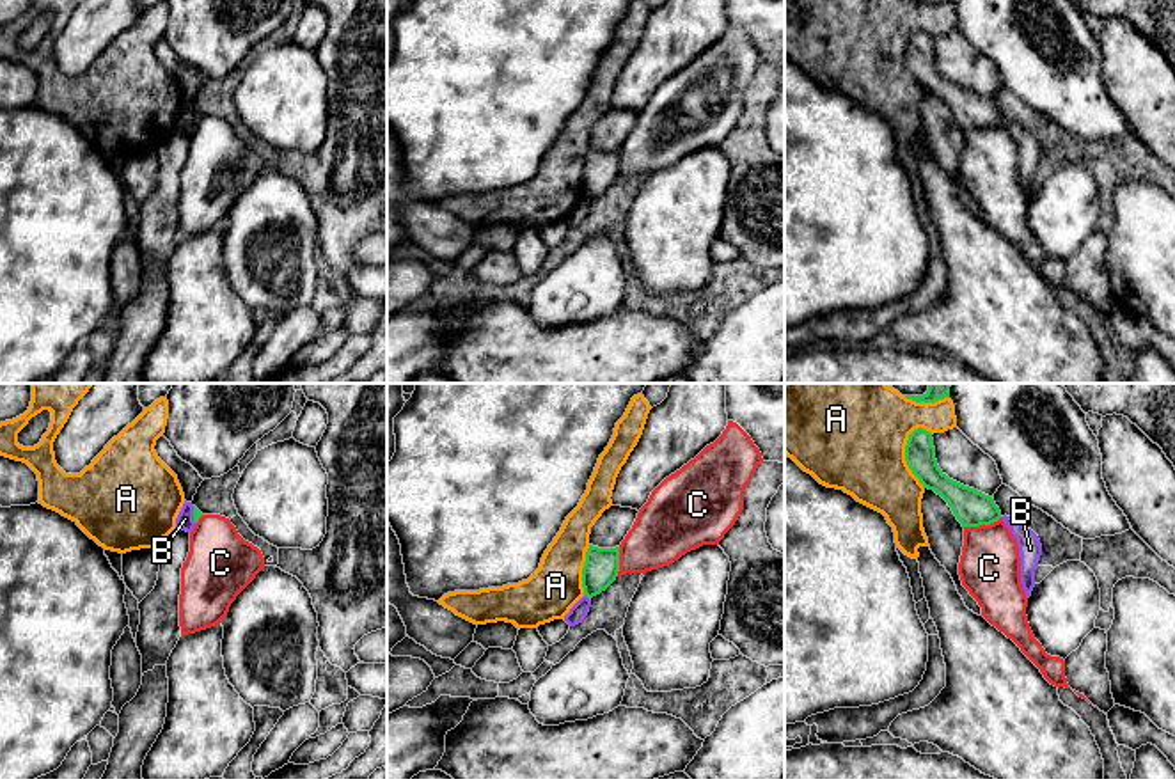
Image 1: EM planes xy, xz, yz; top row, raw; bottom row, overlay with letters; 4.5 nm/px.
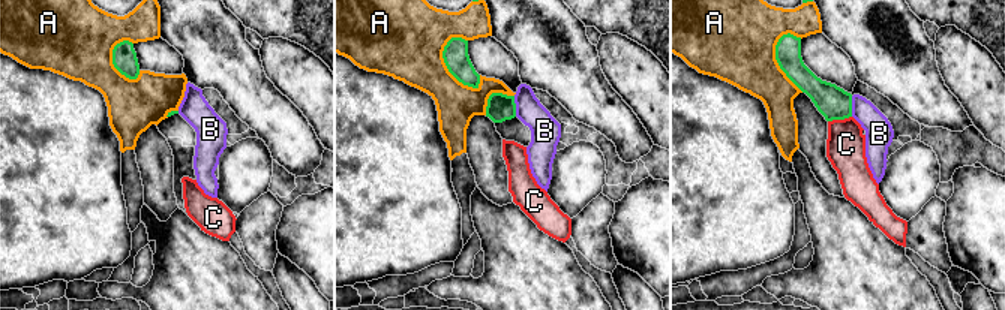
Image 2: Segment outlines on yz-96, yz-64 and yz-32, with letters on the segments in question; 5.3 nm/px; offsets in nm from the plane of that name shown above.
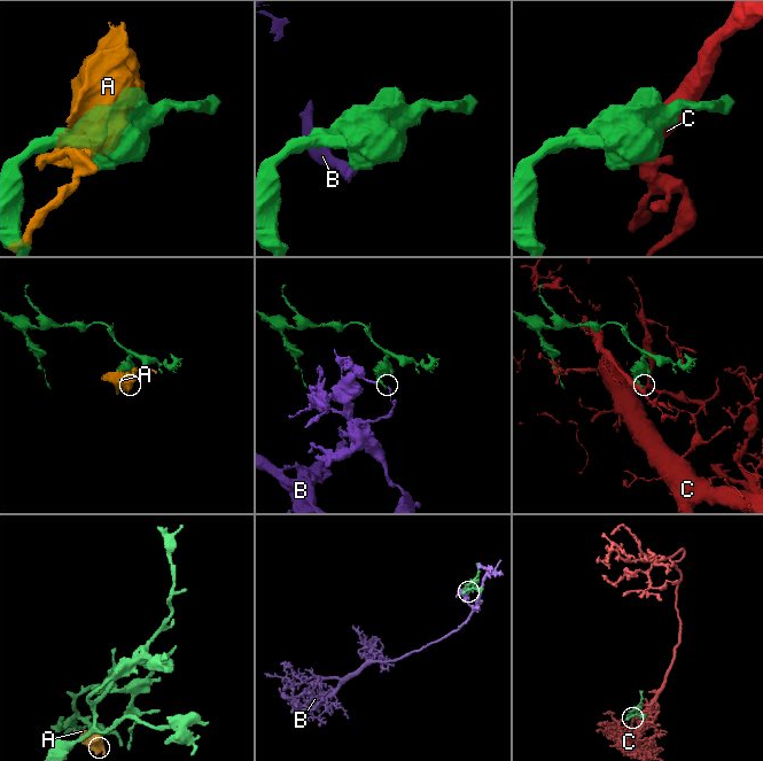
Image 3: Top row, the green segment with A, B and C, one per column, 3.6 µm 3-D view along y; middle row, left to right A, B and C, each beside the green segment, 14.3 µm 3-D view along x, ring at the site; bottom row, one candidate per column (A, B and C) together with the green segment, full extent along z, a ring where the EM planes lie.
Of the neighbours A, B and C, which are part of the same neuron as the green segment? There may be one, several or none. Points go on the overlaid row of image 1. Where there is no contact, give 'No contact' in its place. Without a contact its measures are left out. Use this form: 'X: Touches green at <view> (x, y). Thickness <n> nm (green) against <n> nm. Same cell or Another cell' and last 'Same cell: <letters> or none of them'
A: Touches green at yz (906, 456). Thickness 140 nm (green) against 480 nm. Another cell
B: Touches green at xz (586, 595). Thickness 160 nm (green) against 80 nm. Another cell
C: Touches green at yz (982, 524). Thickness 160 nm (green) against 280 nm. Another cell
Same cell: none of them

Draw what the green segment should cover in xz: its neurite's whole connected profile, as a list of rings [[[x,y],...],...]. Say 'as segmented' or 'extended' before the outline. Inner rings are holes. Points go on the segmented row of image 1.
as segmented; [[[589,545],[582,568],[584,596],[593,598],[605,591],[619,571],[619,547],[598,548]]]

